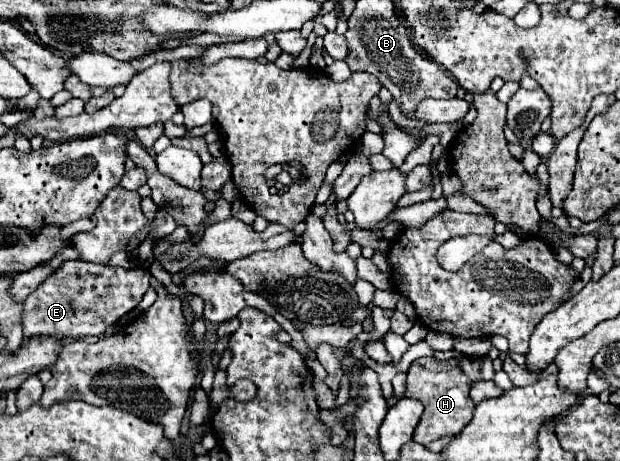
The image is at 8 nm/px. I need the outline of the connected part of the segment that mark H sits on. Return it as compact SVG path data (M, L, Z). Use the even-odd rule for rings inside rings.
M423 357L417 359L407 373L407 389L405 397L409 399L419 399L425 407L423 417L415 429L413 441L421 445L429 445L435 439L441 437L455 437L463 431L463 427L471 421L471 413L475 409L475 403L469 397L473 381L467 379L467 375L461 371L457 359L447 359L439 361L435 357Z

